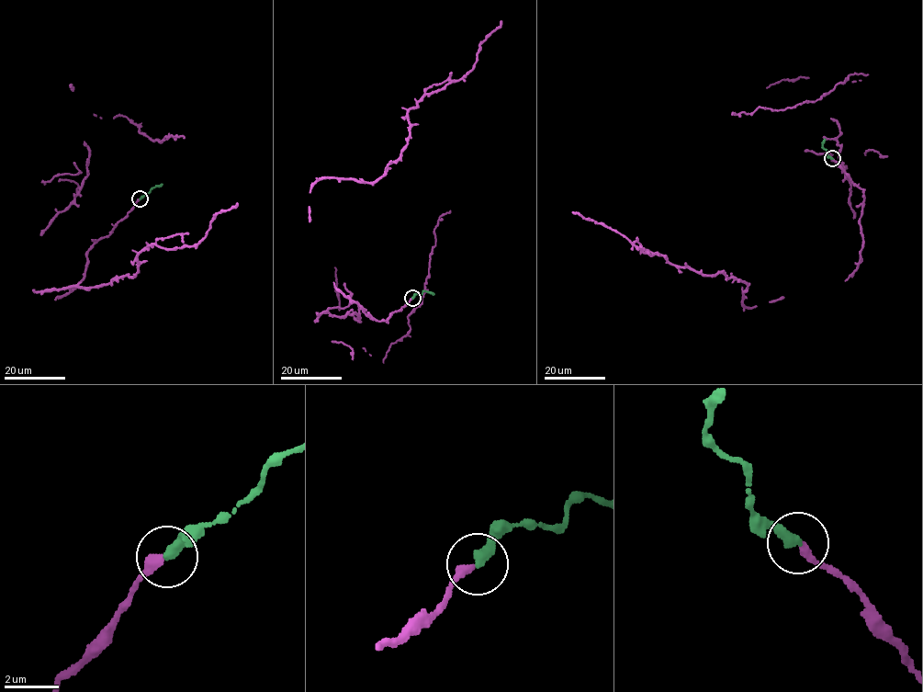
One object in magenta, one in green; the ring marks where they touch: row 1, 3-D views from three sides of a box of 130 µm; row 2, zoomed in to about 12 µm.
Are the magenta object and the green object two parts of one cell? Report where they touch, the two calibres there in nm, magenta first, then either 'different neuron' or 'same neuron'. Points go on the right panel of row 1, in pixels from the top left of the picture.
place (832, 158); calibres 340 and 400 nm; same neuron

